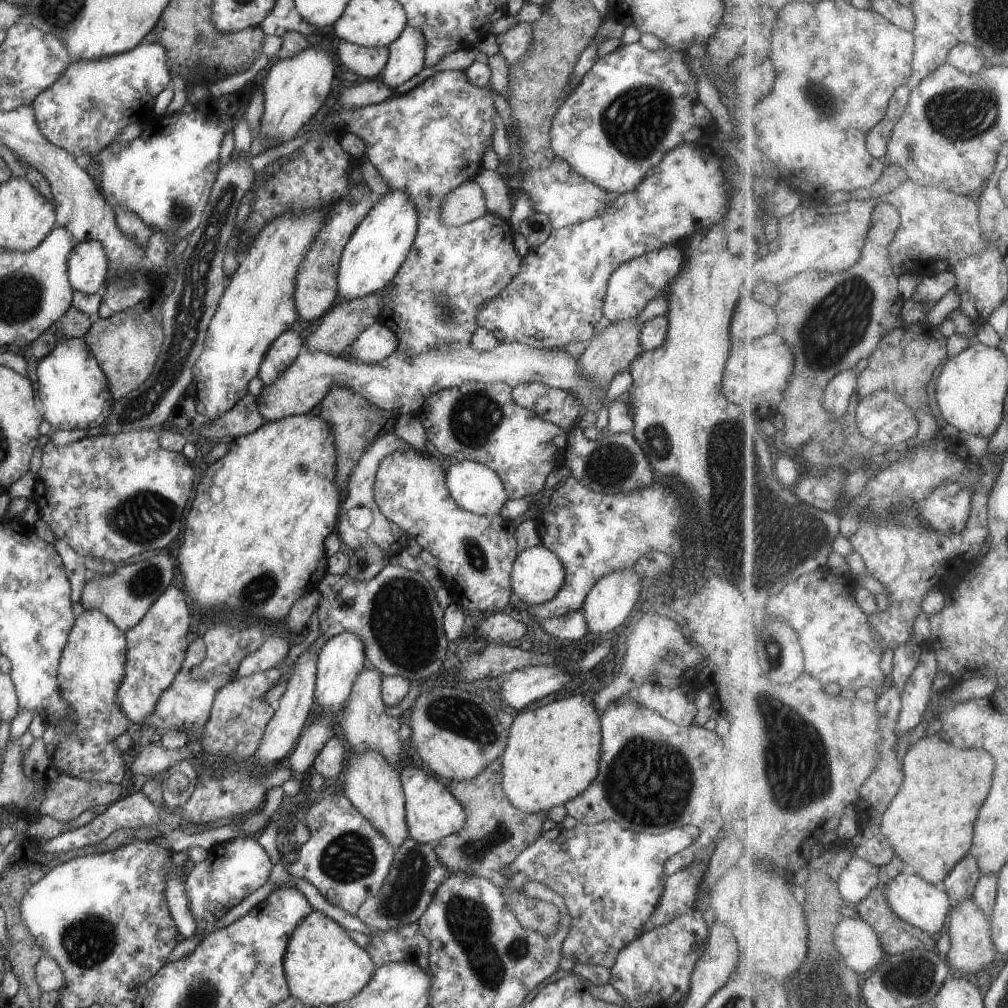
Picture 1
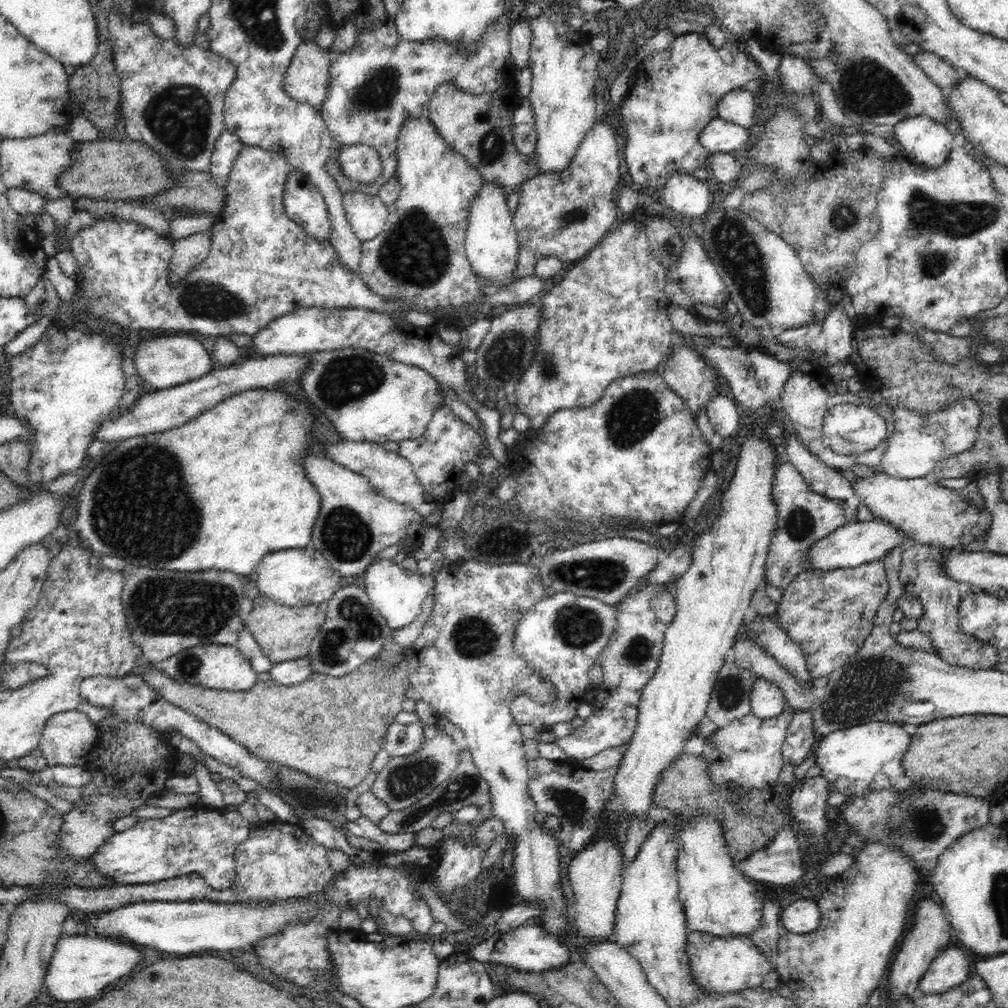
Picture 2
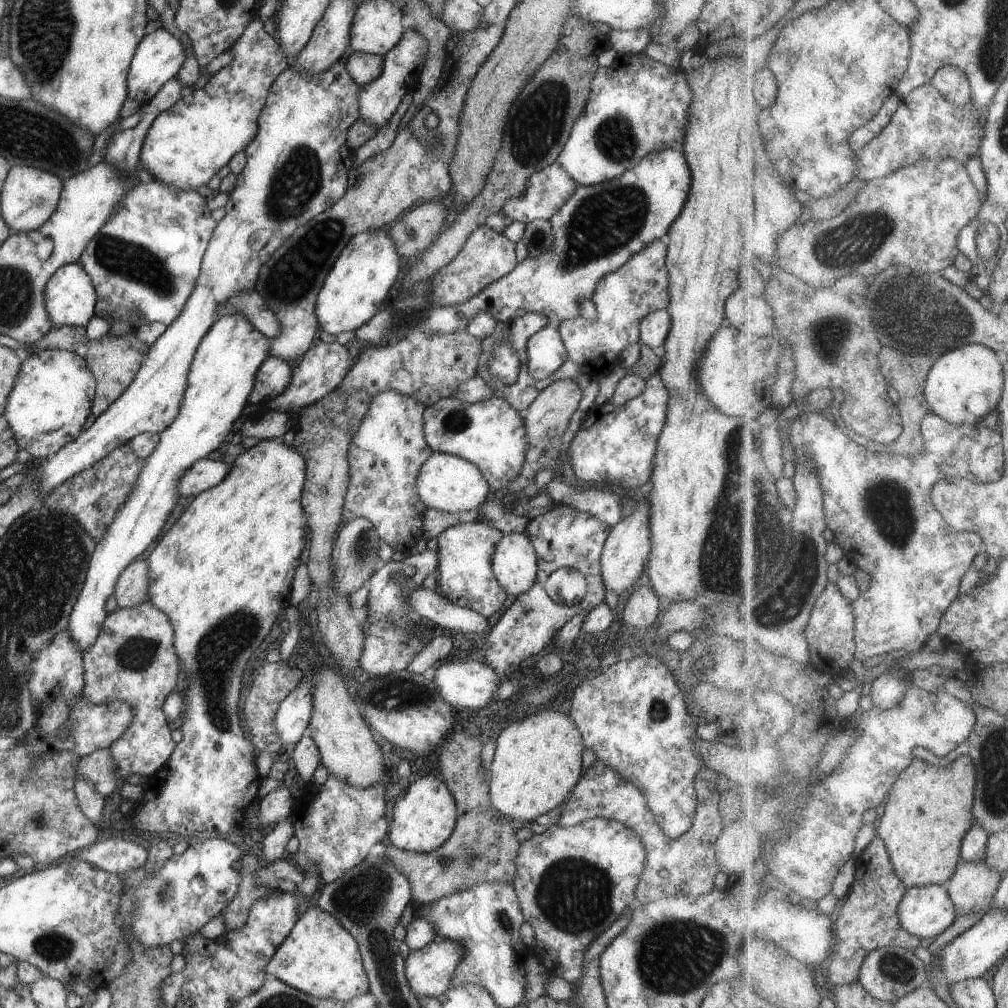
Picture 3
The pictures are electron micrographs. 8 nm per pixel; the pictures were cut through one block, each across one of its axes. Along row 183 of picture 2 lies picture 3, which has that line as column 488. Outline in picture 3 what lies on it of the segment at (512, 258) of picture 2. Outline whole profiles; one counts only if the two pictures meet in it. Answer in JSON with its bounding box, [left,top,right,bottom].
[416,452,491,513]

